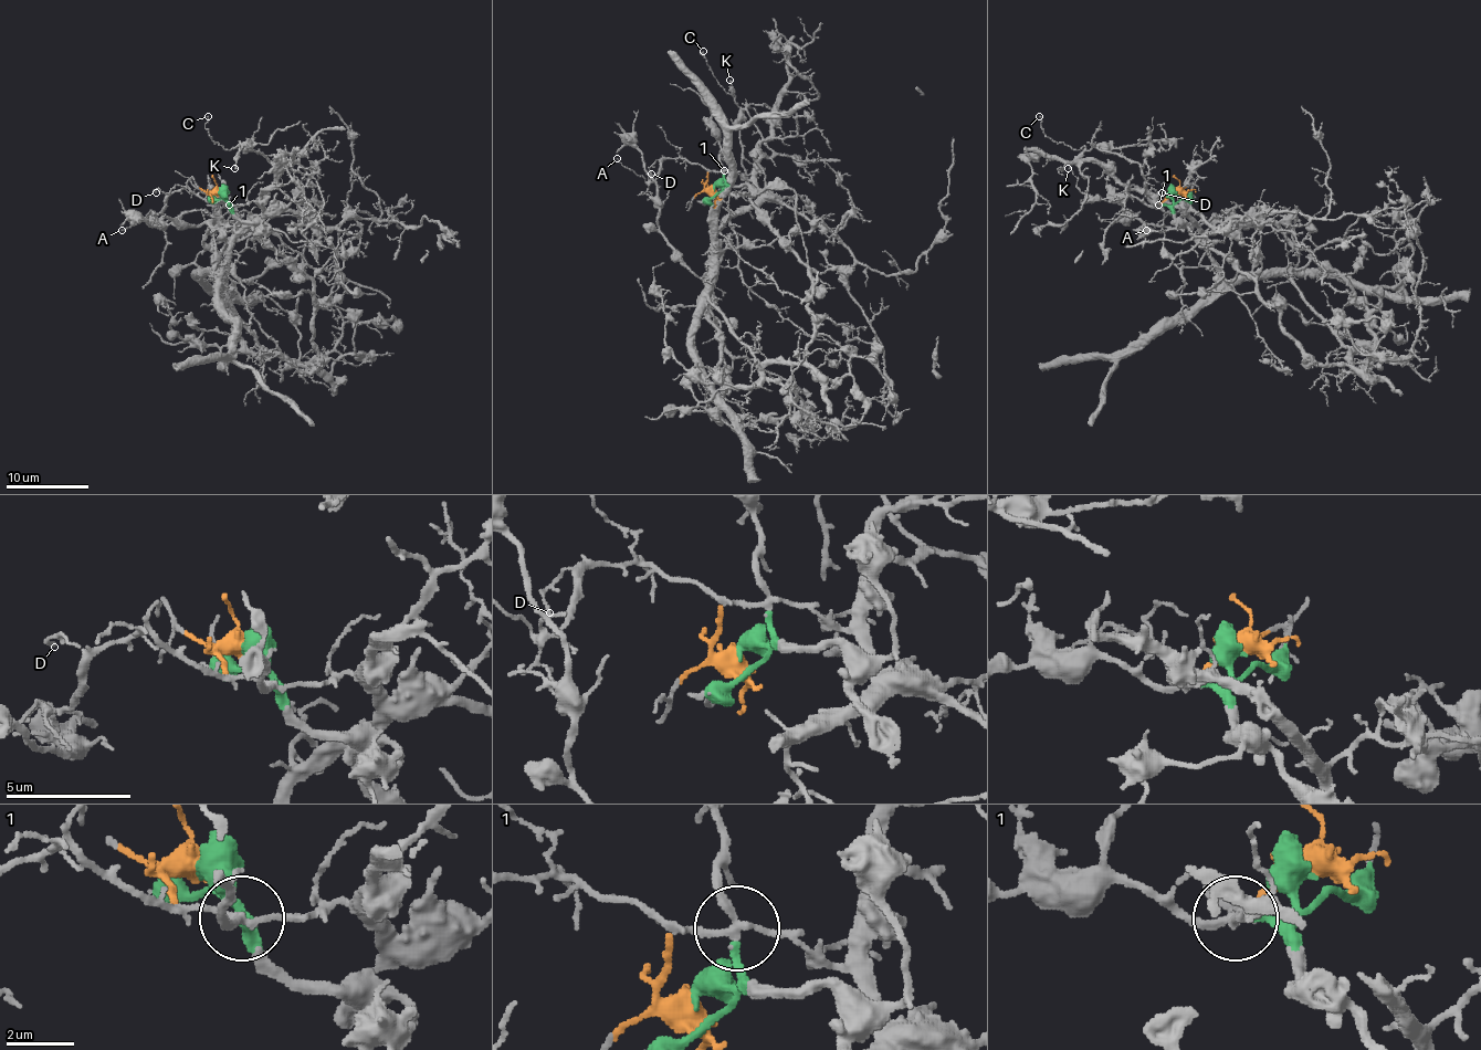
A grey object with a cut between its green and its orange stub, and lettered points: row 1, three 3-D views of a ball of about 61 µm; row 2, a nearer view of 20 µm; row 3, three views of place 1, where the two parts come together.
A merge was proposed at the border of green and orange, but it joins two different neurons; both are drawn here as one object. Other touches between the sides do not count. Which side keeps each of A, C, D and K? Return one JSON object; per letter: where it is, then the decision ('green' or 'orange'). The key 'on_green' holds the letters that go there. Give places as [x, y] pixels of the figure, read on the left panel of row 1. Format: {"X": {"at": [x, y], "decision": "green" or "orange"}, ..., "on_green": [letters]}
{"A": {"at": [122, 230], "decision": "orange"}, "C": {"at": [208, 116], "decision": "orange"}, "D": {"at": [156, 192], "decision": "orange"}, "K": {"at": [234, 168], "decision": "orange"}, "on_green": []}

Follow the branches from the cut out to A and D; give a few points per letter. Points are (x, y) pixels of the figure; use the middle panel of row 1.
A: (714, 187), (705, 185), (707, 172), (703, 168), (676, 158), (667, 158), (652, 180), (617, 158)
D: (714, 187), (705, 185), (707, 172), (703, 168), (683, 158), (660, 158), (652, 165), (652, 175)

